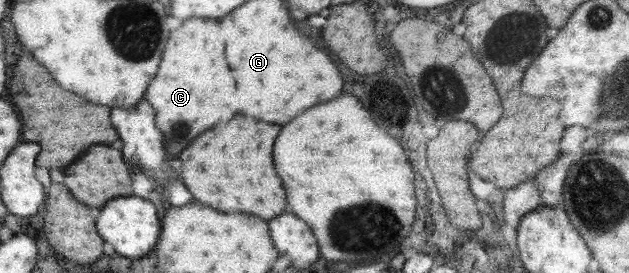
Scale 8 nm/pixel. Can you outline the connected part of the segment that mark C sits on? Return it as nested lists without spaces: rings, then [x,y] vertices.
[[[190,18],[172,30],[158,72],[148,83],[143,99],[154,110],[155,126],[163,136],[168,158],[176,156],[206,128],[238,114],[238,88],[234,88],[234,76],[226,68],[226,32],[222,32],[222,20]]]

